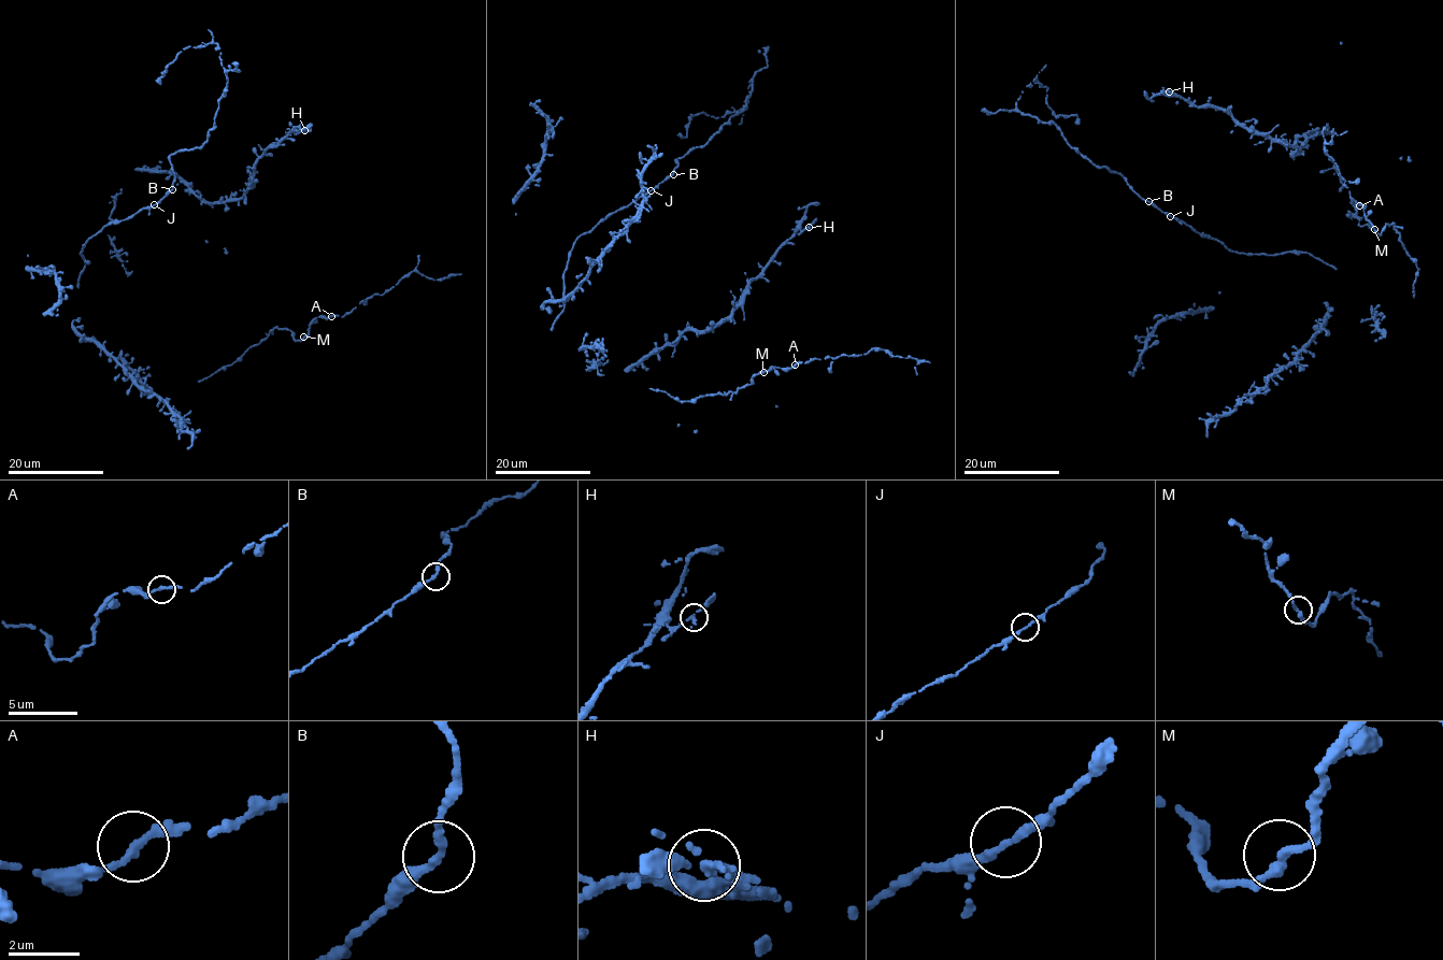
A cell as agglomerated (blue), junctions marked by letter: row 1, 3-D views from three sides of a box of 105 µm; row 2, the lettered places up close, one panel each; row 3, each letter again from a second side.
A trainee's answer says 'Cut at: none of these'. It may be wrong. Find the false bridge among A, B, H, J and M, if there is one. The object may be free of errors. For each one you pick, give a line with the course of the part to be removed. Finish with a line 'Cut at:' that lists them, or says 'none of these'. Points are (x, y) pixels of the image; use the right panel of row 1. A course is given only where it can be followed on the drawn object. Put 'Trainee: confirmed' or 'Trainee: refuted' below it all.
Cut at: none of these
Trainee: confirmed

